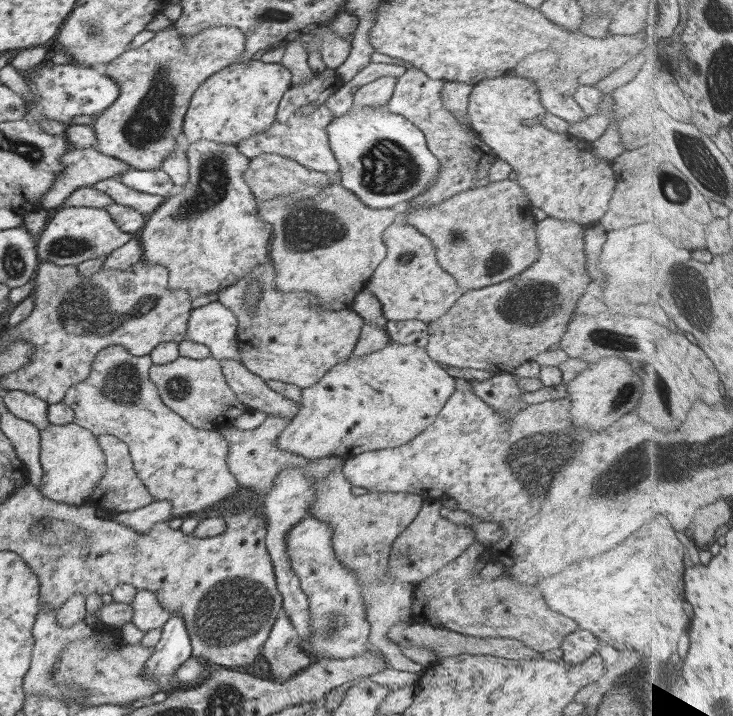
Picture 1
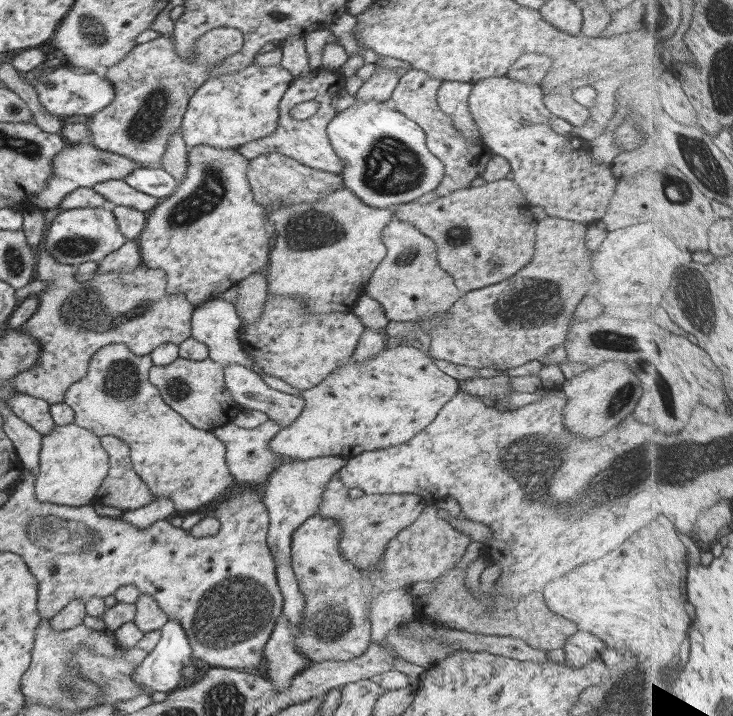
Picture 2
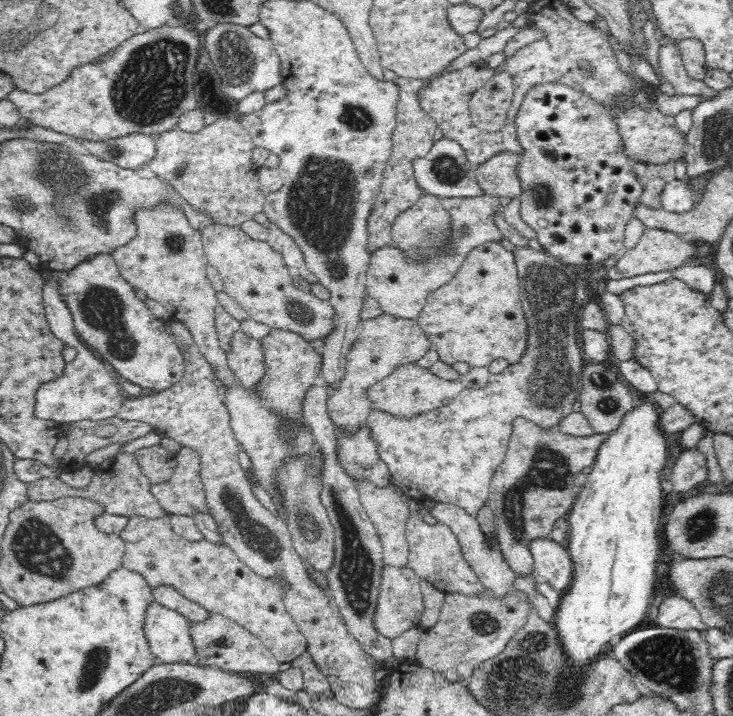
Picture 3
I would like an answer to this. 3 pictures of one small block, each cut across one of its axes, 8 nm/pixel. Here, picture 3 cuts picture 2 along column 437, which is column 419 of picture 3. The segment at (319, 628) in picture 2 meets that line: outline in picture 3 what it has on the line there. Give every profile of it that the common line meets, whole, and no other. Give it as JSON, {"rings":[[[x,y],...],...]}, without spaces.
{"rings":[[[414,498],[410,500],[410,518],[406,526],[406,536],[410,545],[408,566],[416,571],[421,580],[431,582],[438,590],[444,594],[449,592],[464,593],[475,595],[479,593],[485,586],[478,580],[475,572],[468,565],[464,554],[461,552],[459,542],[454,533],[443,524],[436,523],[428,525],[422,521],[422,514],[419,511]]]}

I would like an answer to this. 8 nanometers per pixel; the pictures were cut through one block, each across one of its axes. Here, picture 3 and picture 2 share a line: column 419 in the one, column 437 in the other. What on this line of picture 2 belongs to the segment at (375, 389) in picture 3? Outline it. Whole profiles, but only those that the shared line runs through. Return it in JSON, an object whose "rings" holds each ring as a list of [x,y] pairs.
{"rings":[[[410,346],[385,348],[366,361],[352,361],[333,369],[319,384],[301,392],[302,412],[295,421],[282,428],[269,442],[271,453],[307,460],[320,456],[352,456],[355,452],[374,451],[407,443],[426,428],[440,408],[457,394],[456,380],[443,373],[421,350]]]}

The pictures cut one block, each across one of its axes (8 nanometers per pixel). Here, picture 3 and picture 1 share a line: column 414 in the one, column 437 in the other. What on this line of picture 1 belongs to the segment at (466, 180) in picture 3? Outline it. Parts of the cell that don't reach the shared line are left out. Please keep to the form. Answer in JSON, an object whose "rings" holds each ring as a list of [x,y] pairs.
{"rings":[[[386,106],[361,107],[333,117],[326,126],[326,135],[339,165],[336,173],[339,184],[369,208],[398,208],[425,192],[438,175],[439,160],[426,147],[423,133],[404,116],[389,112]]]}

